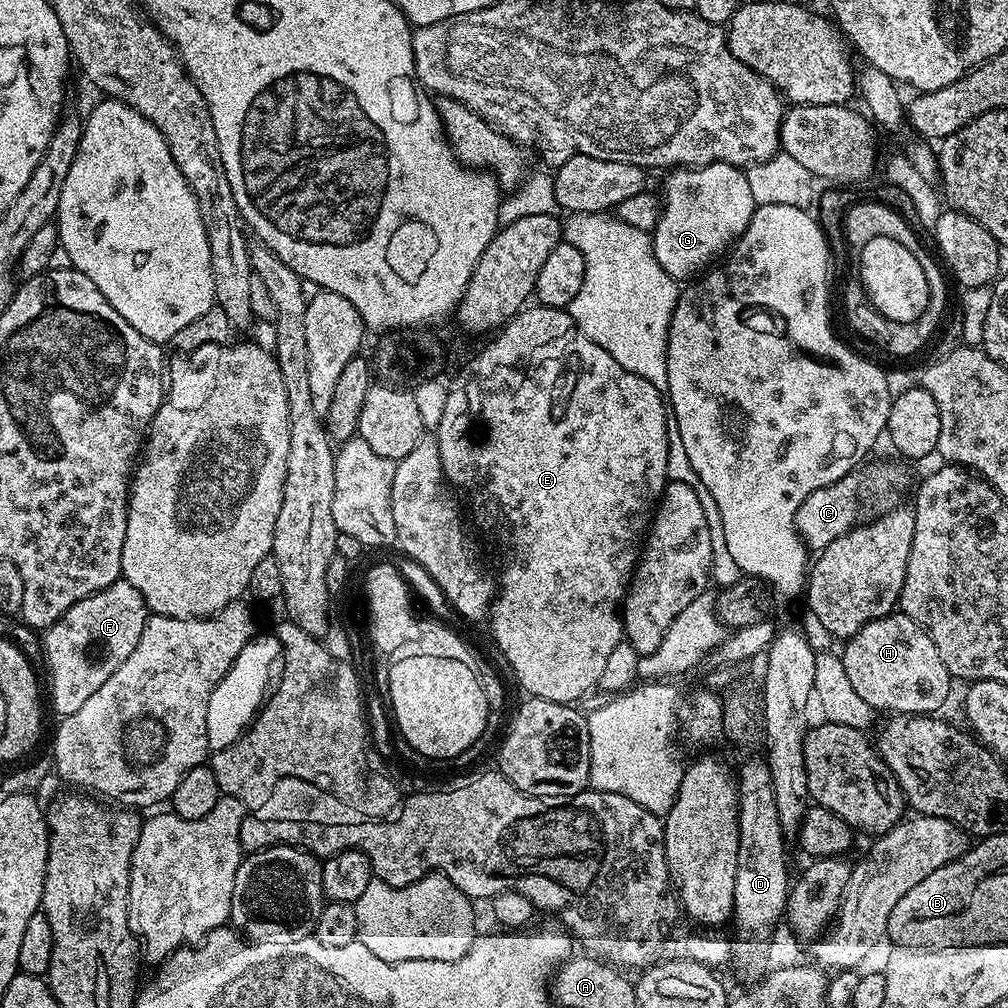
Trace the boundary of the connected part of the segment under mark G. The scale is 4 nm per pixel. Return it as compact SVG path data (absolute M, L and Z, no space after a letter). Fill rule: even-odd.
M704 164L701 168L680 166L669 171L667 176L668 181L664 184L664 196L662 192L660 221L650 233L652 253L658 266L662 266L662 270L666 270L666 274L670 274L672 280L688 282L699 277L713 261L723 257L740 239L750 218L756 213L757 205L753 195L750 194L750 185L745 169L734 164Z

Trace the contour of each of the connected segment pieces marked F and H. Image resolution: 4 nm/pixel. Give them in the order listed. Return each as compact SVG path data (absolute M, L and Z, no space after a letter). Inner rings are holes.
M116 580L106 590L82 598L61 620L55 620L43 633L44 656L48 659L48 676L52 679L50 708L63 718L74 714L82 702L134 654L138 638L149 618L148 603L143 594L128 580Z
M893 611L891 616L883 616L871 620L862 630L847 637L848 644L842 651L846 678L850 678L850 686L854 686L854 694L862 698L874 710L880 708L884 714L907 714L909 716L927 716L939 713L939 708L948 700L952 692L954 678L946 670L946 662L942 662L938 650L934 650L934 642L930 634L918 622L911 620L903 612Z

